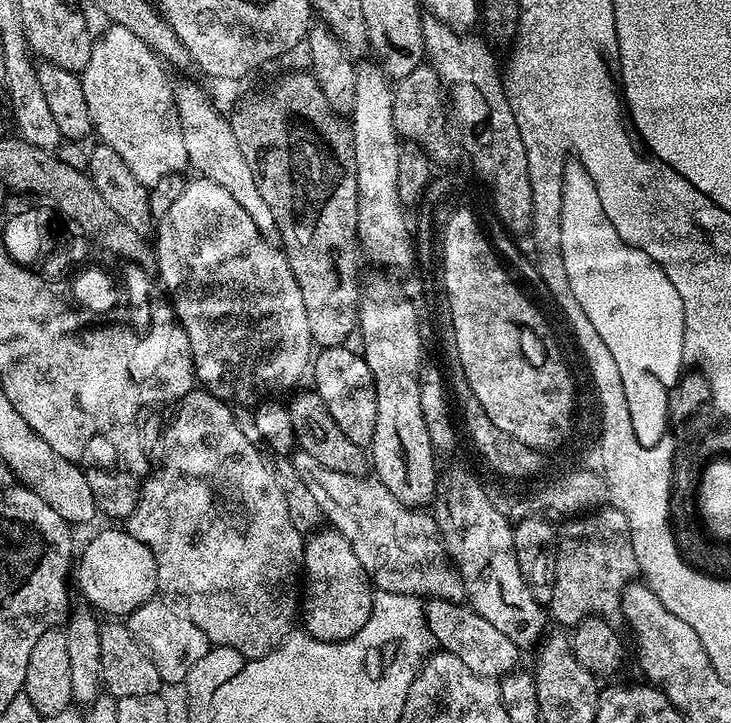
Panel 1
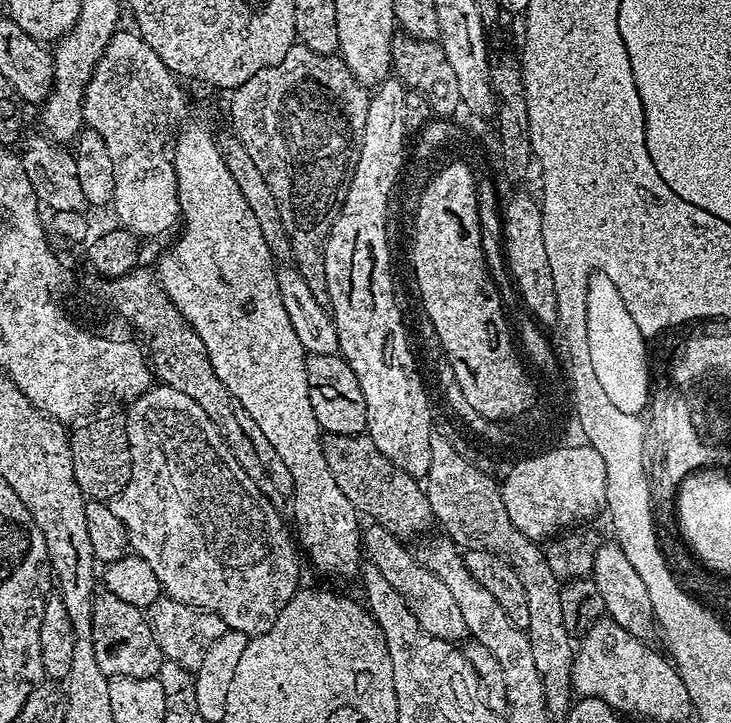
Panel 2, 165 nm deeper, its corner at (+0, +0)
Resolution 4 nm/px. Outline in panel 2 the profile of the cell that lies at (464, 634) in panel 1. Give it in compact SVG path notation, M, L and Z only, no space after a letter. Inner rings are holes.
M368 522L362 528L362 548L367 559L378 570L382 570L382 578L402 594L402 602L410 606L410 614L418 618L418 626L426 630L426 634L434 634L434 638L442 638L453 642L460 642L468 636L468 627L462 618L462 610L454 593L442 582L442 578L435 576L430 570L420 565L411 551L403 548L401 541L394 534L390 534L382 526Z

